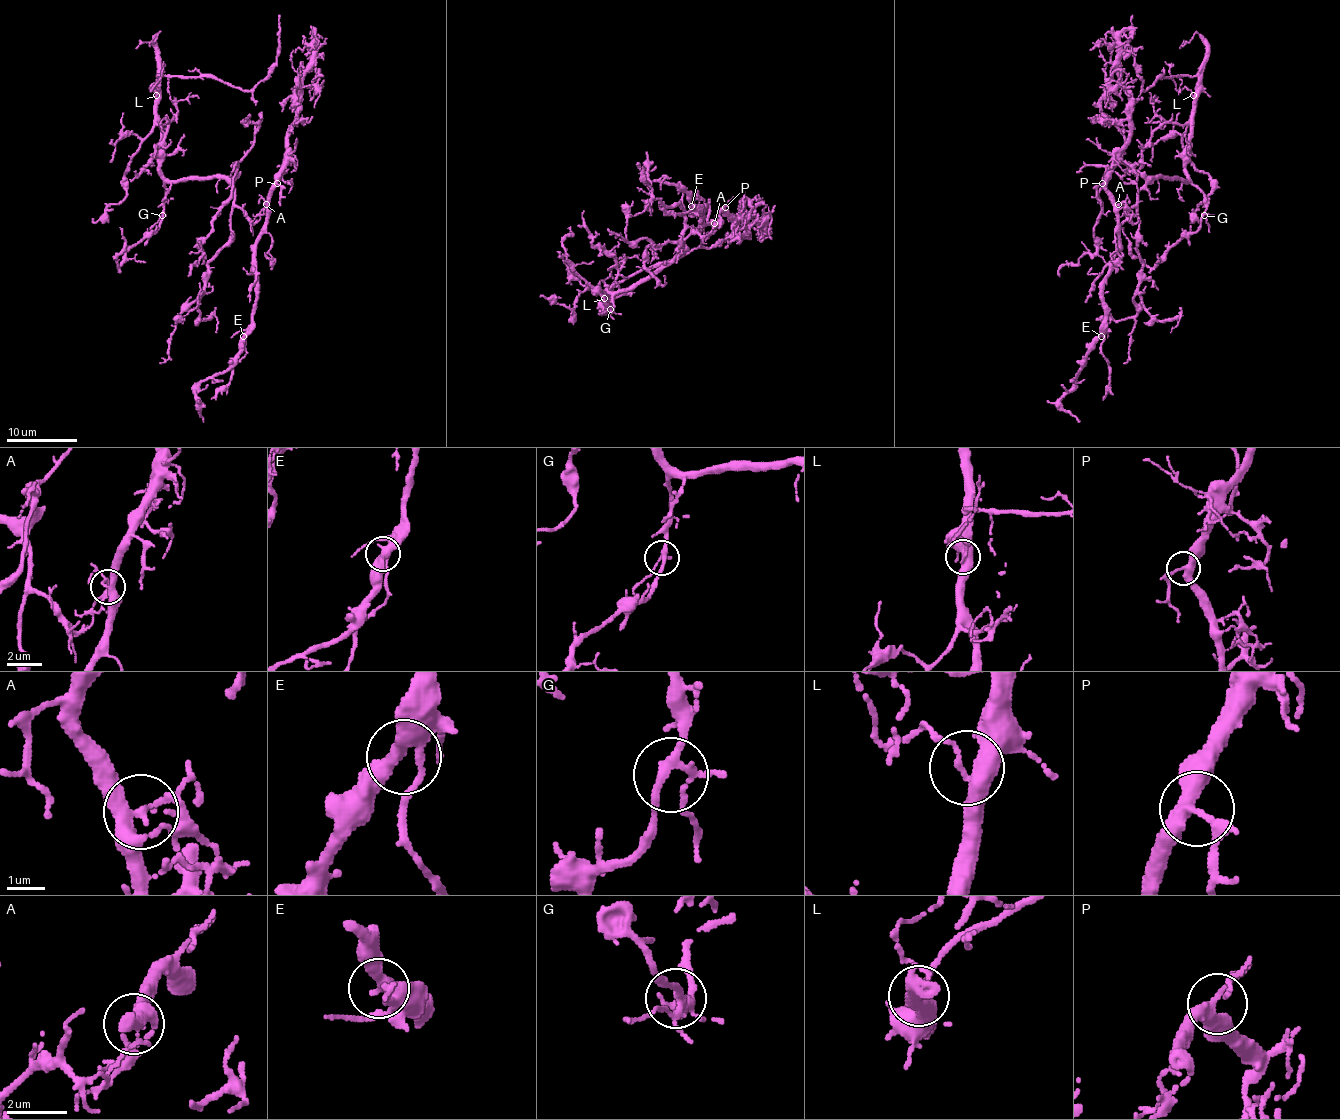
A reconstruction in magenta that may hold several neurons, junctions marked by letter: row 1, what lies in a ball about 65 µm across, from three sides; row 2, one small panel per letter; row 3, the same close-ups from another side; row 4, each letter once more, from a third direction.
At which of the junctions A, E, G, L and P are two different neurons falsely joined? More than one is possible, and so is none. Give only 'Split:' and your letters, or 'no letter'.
Split: A

